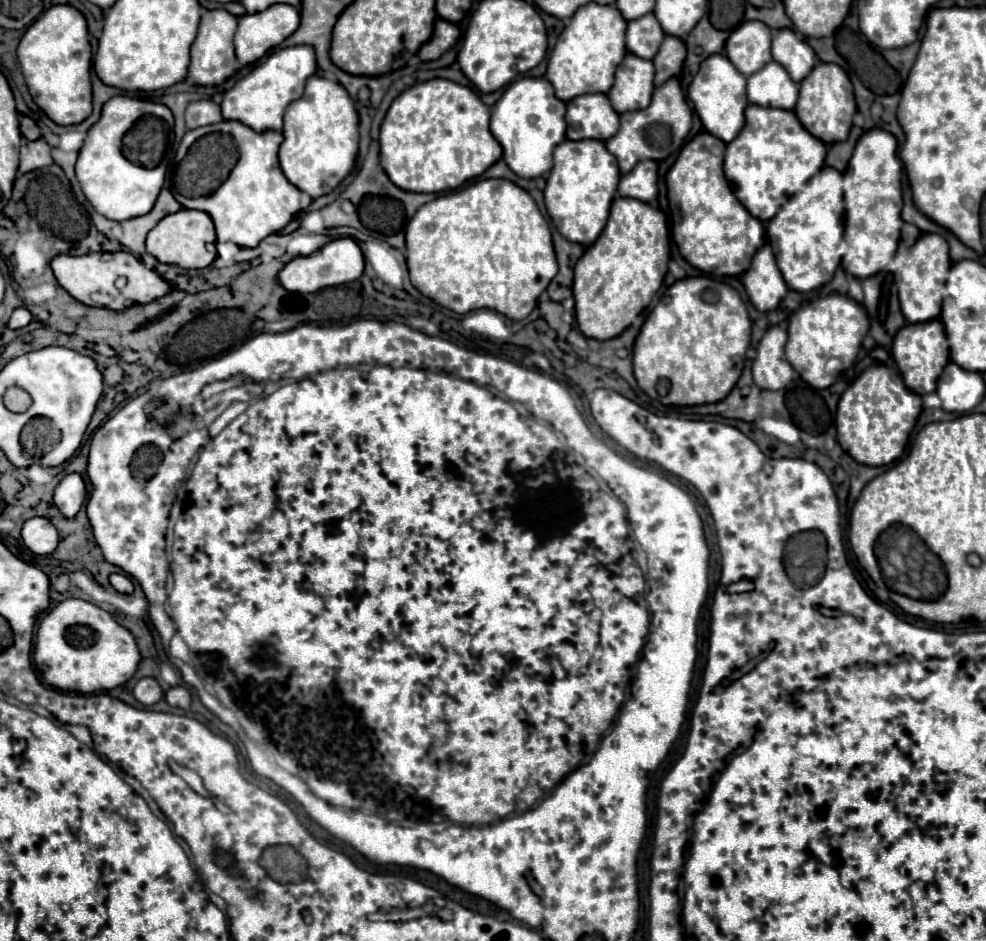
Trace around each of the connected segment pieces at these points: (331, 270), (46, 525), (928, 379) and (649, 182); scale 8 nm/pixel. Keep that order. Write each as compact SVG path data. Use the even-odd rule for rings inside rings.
M345 236L345 238L335 238L335 240L327 242L321 250L317 250L309 256L293 258L279 272L279 284L289 292L309 294L309 292L317 292L317 290L323 290L329 286L339 286L339 284L359 280L363 276L363 270L365 270L365 258L363 258L359 244L353 238Z
M31 518L23 524L21 538L35 554L53 554L59 546L57 528L47 518Z
M929 320L929 322L919 322L919 324L907 324L903 326L895 340L893 340L893 358L895 364L903 376L903 382L907 384L909 390L917 394L929 394L935 390L939 372L943 372L945 364L949 362L949 344L945 338L945 328L941 320Z
M641 160L631 172L621 176L619 196L651 202L657 198L657 164L653 160Z

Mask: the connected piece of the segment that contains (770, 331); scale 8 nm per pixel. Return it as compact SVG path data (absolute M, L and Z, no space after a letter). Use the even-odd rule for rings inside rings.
M781 326L767 328L757 346L757 358L753 360L753 380L759 388L779 390L793 378L793 368L783 356L783 344L787 342L787 330Z

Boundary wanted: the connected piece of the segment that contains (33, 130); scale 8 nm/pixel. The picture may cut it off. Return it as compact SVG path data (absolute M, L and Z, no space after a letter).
M21 116L21 132L23 132L23 136L27 140L37 140L39 138L37 124L31 118L27 118L27 116Z

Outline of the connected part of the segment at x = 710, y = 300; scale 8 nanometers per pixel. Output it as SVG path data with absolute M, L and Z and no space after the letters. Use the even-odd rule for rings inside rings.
M711 276L677 280L647 316L633 346L639 388L667 406L723 400L741 376L751 340L751 320L739 292Z

